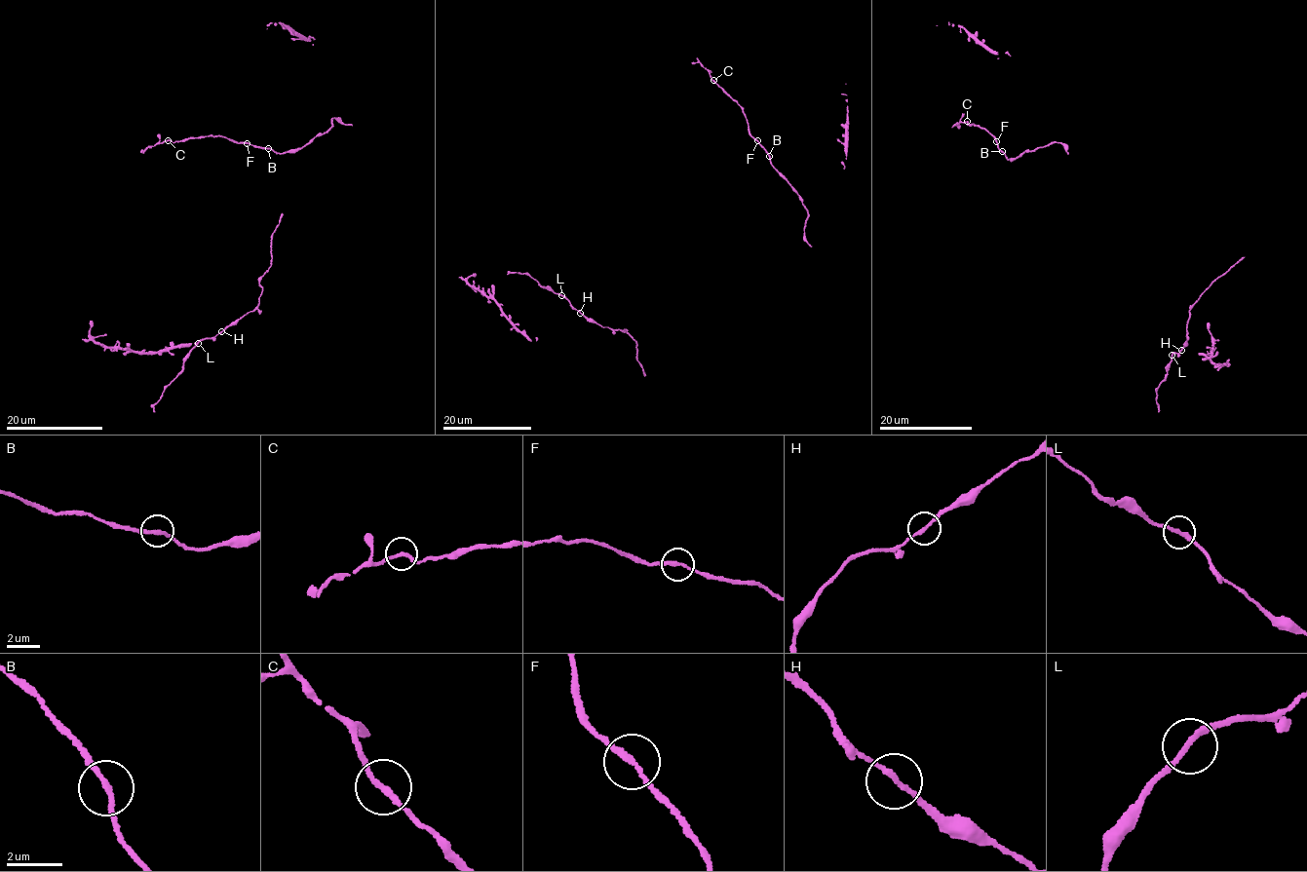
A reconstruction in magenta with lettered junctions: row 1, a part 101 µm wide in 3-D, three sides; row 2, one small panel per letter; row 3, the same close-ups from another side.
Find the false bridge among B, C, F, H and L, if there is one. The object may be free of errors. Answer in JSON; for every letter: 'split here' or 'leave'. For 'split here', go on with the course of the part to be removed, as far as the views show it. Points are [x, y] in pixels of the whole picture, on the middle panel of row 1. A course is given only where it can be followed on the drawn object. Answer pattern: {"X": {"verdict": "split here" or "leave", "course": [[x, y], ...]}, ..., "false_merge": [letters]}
{"B": {"verdict": "leave"}, "C": {"verdict": "leave"}, "F": {"verdict": "leave"}, "H": {"verdict": "leave"}, "L": {"verdict": "leave"}, "false_merge": []}

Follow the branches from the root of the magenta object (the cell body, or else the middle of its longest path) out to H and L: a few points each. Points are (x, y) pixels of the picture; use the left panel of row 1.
H: (271, 246), (271, 264), (259, 280), (259, 304), (221, 331)
L: (271, 246), (271, 264), (259, 280), (259, 304), (214, 337), (205, 338), (198, 343)

